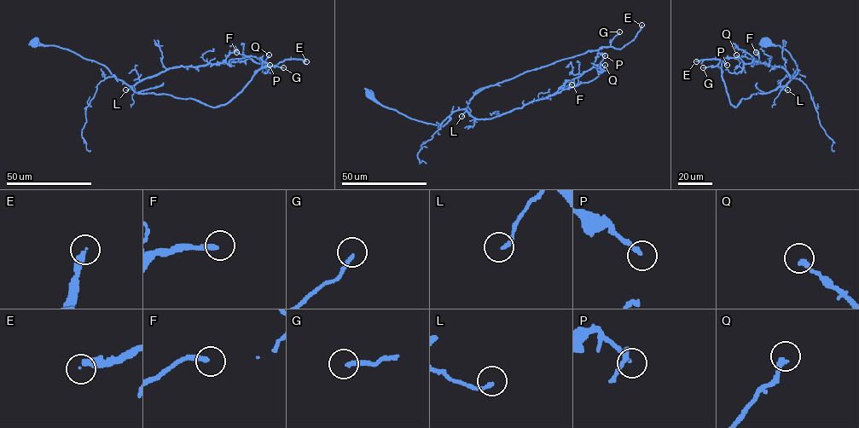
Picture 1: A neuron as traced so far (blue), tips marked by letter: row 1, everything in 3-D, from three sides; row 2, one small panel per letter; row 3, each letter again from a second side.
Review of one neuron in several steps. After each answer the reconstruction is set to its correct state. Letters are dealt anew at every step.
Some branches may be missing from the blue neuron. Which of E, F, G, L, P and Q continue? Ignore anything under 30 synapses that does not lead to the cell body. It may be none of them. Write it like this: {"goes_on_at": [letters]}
{"goes_on_at": ["E", "F", "G"]}

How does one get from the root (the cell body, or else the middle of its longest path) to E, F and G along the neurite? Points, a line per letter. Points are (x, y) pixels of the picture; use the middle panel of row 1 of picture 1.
E: (371, 95), (381, 105), (412, 118), (443, 125), (484, 88), (589, 50), (620, 49), (641, 25)
F: (371, 95), (381, 105), (412, 118), (443, 125), (455, 111), (465, 109), (477, 118), (490, 118), (571, 84)
G: (371, 95), (381, 105), (412, 118), (443, 125), (453, 112), (464, 109), (484, 88), (609, 47), (619, 31)

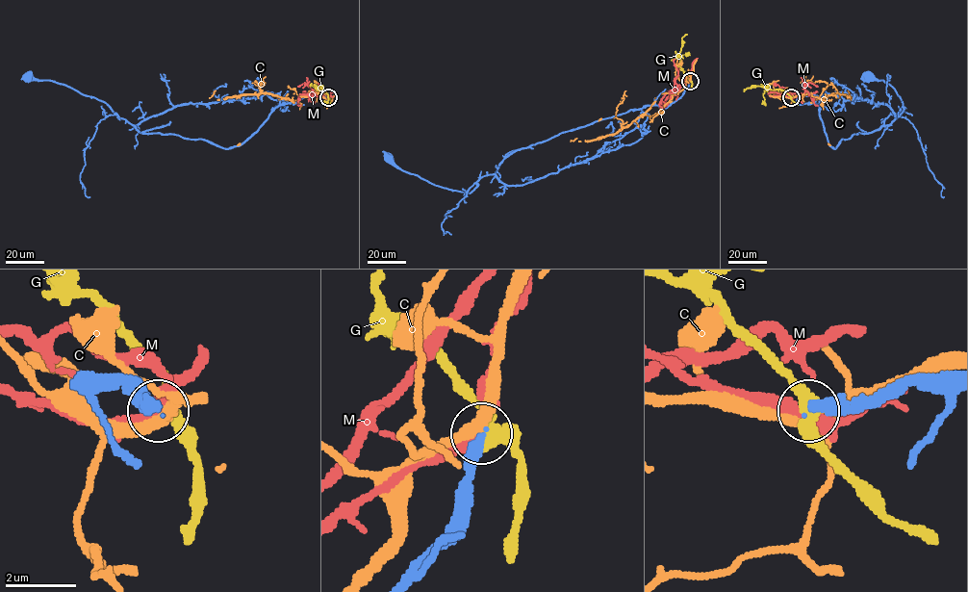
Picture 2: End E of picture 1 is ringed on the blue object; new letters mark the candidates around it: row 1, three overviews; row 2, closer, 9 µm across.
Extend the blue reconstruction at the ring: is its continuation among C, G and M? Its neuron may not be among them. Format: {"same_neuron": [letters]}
{"same_neuron": []}

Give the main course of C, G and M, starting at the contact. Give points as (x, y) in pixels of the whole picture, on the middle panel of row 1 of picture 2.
C: (690, 81), (672, 95), (651, 120), (649, 115), (642, 115), (614, 134), (598, 138), (600, 119), (598, 120)
G: (690, 82), (679, 64), (681, 38), (687, 34)
M: (689, 82), (675, 92), (678, 71), (675, 59)

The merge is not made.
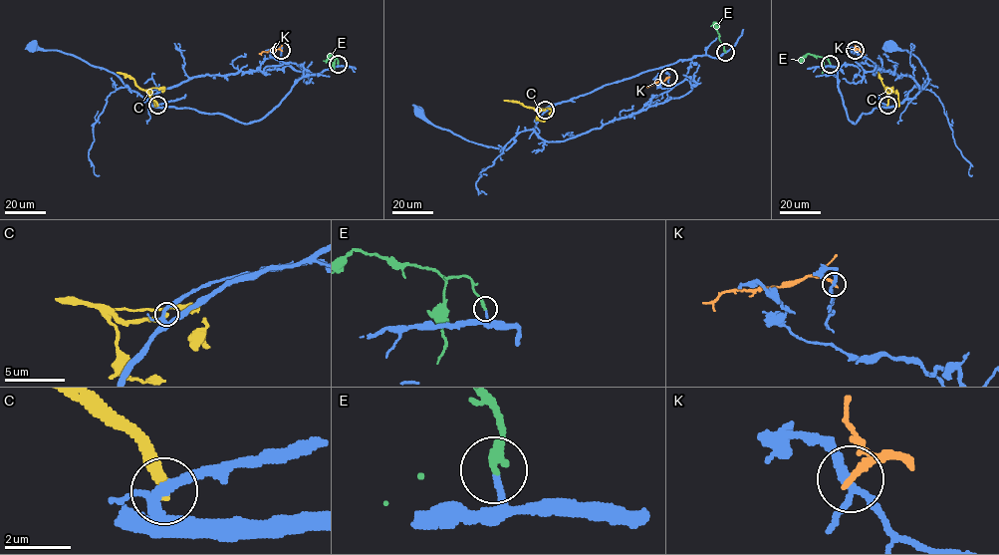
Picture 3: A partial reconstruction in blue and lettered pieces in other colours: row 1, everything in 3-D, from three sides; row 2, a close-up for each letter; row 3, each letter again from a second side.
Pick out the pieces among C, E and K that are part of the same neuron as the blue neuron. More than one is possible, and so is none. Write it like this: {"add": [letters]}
{"add": ["E"]}

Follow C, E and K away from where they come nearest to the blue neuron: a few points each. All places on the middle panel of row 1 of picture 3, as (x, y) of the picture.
C: (545, 110), (537, 111), (504, 100)
E: (724, 52), (716, 27), (713, 24), (710, 26)
K: (669, 77), (646, 87)

